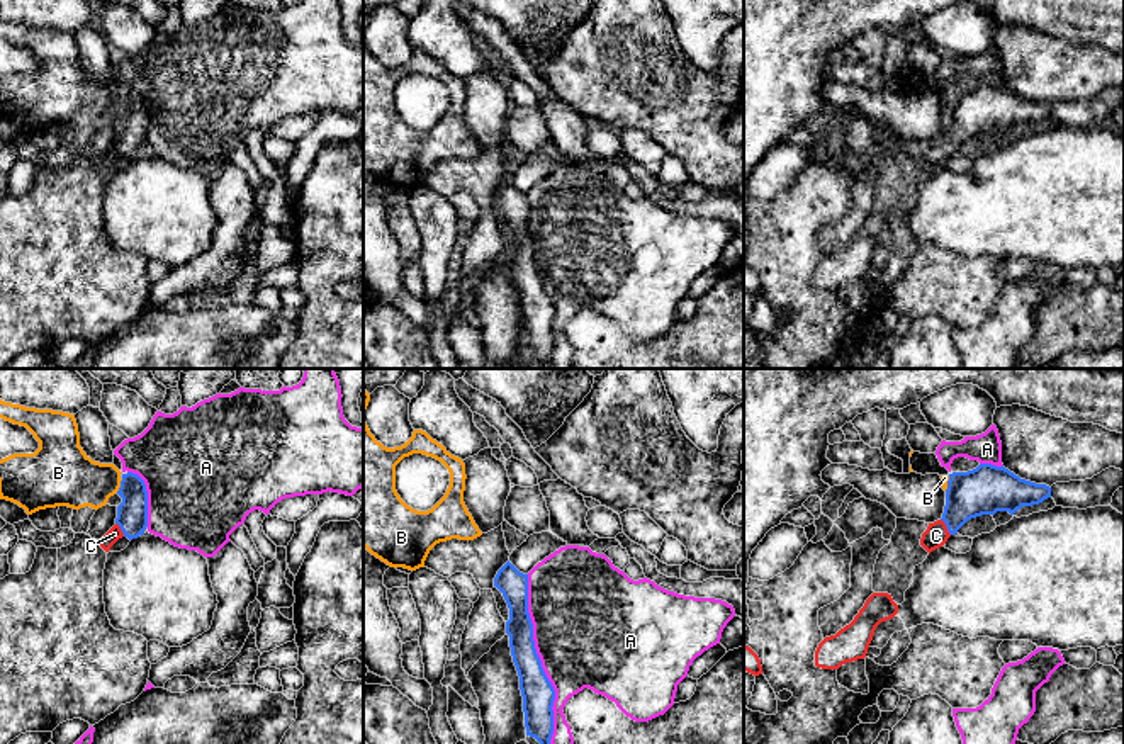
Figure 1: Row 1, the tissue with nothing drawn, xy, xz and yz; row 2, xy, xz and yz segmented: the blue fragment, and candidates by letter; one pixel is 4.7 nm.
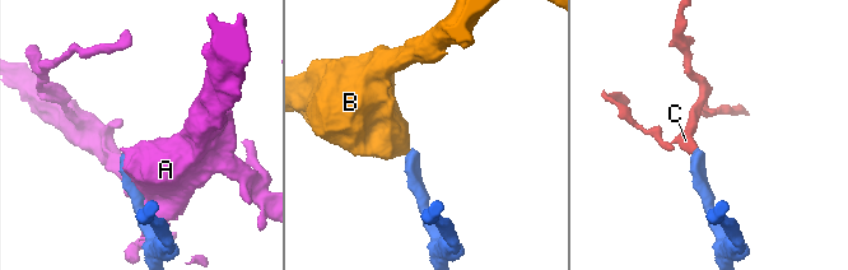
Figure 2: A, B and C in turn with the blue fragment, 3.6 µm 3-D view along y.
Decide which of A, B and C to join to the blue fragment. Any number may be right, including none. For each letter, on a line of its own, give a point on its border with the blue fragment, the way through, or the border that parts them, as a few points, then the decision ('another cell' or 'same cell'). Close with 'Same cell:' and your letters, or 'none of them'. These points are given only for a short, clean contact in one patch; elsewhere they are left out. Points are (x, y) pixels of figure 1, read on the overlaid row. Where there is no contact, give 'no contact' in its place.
A: contact xz (539, 659); another cell
B: contact xy (121, 486); another cell
C: contact yz (946, 525); way yz (985, 490), (946, 525), (936, 535); same cell
Same cell: C

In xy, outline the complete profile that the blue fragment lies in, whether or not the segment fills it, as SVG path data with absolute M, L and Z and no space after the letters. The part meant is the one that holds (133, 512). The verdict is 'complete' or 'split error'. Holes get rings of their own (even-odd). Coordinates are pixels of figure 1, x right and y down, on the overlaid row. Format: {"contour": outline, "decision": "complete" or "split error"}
{"contour": "M132 472L122 474L117 494L122 503L117 506L115 525L97 544L109 552L122 537L138 538L148 527L148 491L144 481Z", "decision": "split error"}

